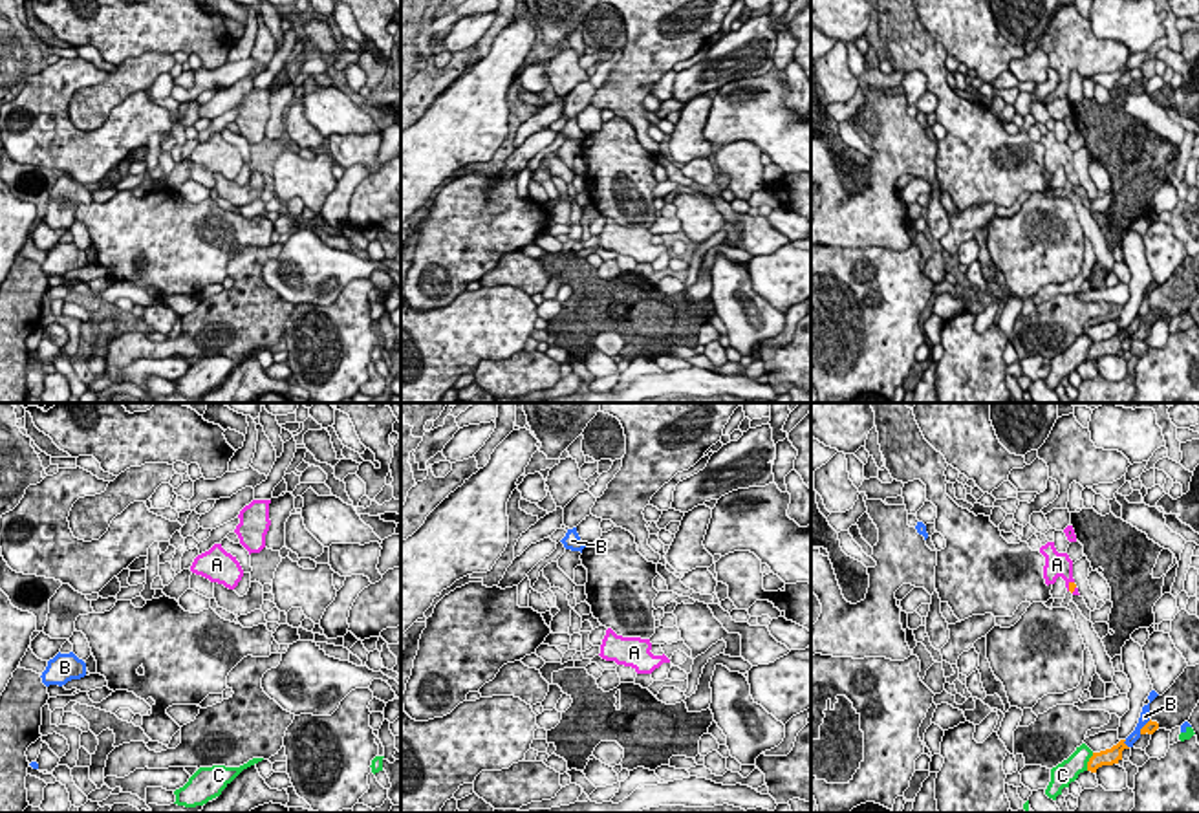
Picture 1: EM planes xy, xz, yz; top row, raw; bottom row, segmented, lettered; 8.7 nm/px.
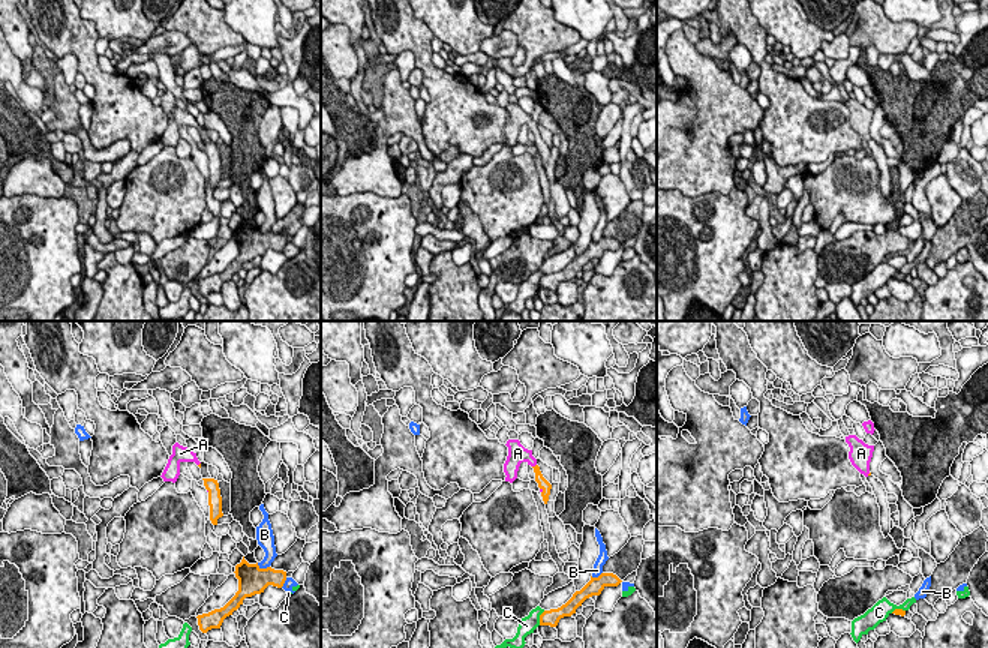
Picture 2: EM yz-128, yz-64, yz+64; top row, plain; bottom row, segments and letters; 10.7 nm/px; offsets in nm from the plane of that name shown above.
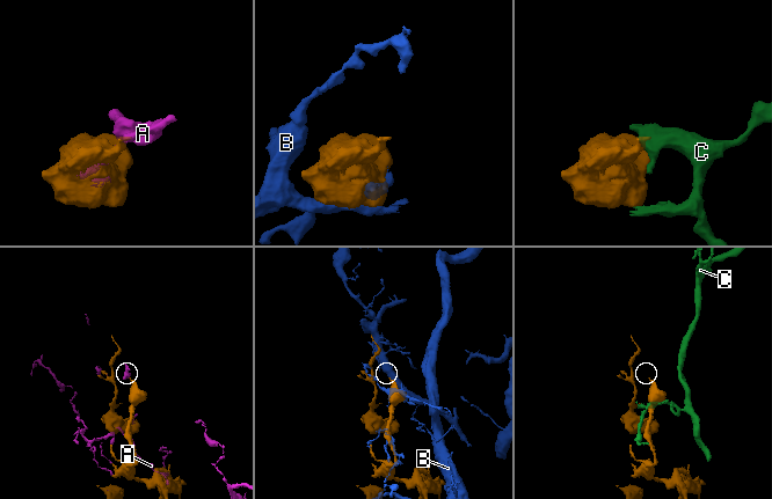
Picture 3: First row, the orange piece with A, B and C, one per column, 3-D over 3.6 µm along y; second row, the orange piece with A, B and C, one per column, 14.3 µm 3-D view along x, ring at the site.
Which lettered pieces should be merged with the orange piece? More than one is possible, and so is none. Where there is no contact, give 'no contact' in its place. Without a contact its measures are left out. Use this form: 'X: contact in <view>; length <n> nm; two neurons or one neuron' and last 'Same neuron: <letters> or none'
A: contact in yz; length 120 nm; one neuron
B: contact in yz; length 90 nm; two neurons
C: contact in yz; length 170 nm; two neurons
Same neuron: A

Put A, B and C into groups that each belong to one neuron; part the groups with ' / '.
A / B C

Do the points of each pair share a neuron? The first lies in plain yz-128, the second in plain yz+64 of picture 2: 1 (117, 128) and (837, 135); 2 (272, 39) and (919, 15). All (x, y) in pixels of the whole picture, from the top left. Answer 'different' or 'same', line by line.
1: same
2: same

